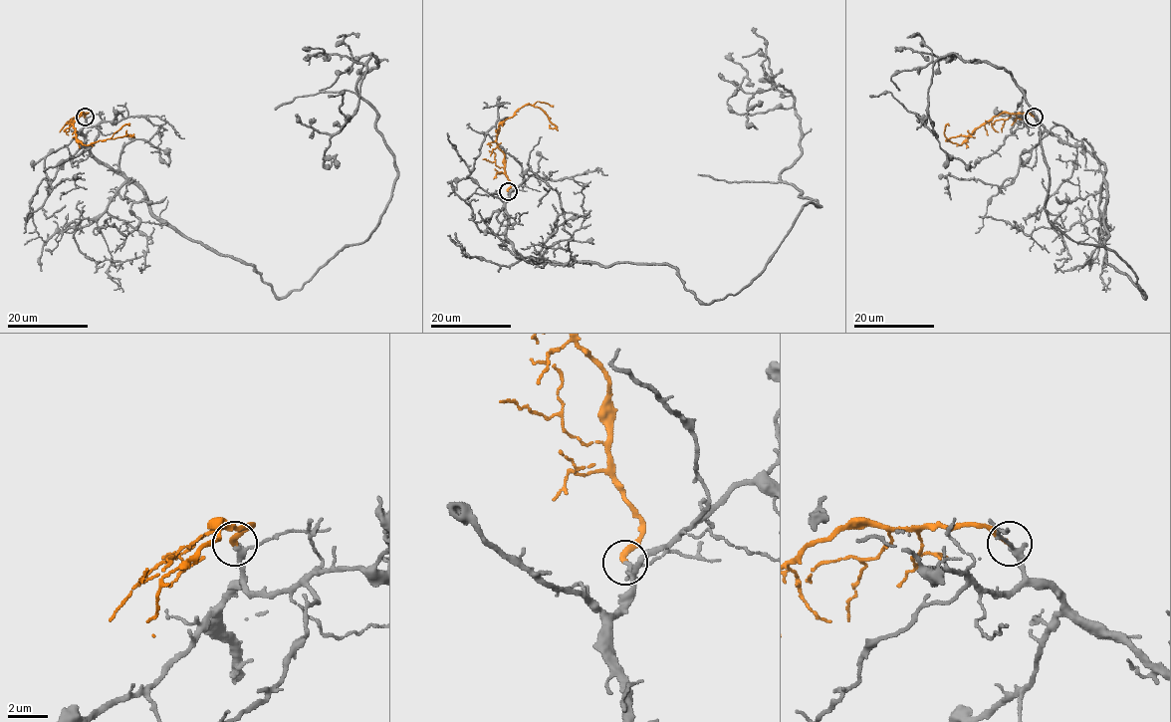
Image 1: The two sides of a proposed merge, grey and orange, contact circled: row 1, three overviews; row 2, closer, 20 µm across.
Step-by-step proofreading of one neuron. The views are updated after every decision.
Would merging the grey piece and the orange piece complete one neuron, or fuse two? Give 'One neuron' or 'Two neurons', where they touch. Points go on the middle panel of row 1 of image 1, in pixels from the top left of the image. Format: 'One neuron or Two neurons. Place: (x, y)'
One neuron. Place: (508, 191)

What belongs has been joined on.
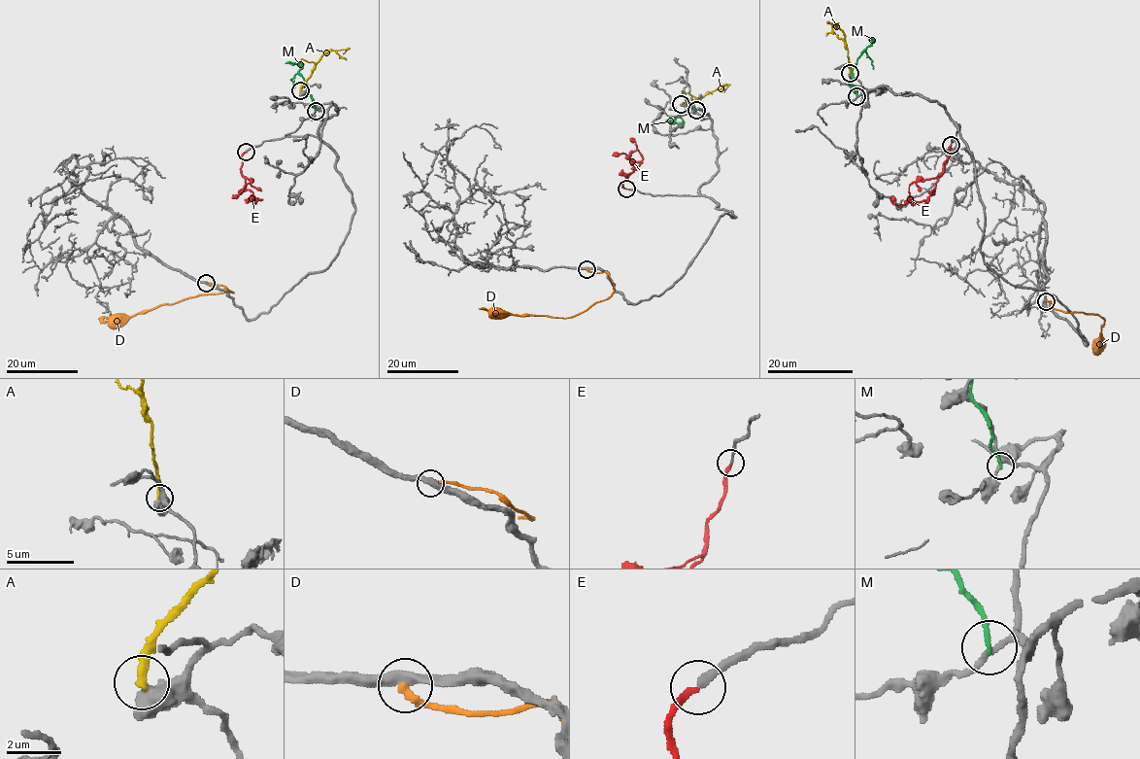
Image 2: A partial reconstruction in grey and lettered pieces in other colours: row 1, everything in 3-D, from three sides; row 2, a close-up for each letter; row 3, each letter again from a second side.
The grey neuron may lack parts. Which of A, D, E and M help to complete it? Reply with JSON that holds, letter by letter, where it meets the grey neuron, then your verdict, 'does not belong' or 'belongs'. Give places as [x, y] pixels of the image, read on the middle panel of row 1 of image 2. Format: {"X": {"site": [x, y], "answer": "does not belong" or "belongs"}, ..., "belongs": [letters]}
{"A": {"site": [681, 104], "answer": "does not belong"}, "D": {"site": [586, 269], "answer": "does not belong"}, "E": {"site": [626, 189], "answer": "belongs"}, "M": {"site": [696, 110], "answer": "does not belong"}, "belongs": ["E"]}

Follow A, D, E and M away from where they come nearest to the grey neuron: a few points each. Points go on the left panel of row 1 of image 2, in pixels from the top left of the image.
A: (301, 90), (301, 86), (319, 58), (328, 51), (348, 49), (343, 52)
D: (207, 283), (220, 284), (232, 293), (198, 294), (132, 316), (98, 318)
E: (245, 152), (241, 168), (245, 188), (261, 200), (255, 202), (251, 194)
M: (315, 110), (308, 86), (299, 72), (301, 65), (290, 64)

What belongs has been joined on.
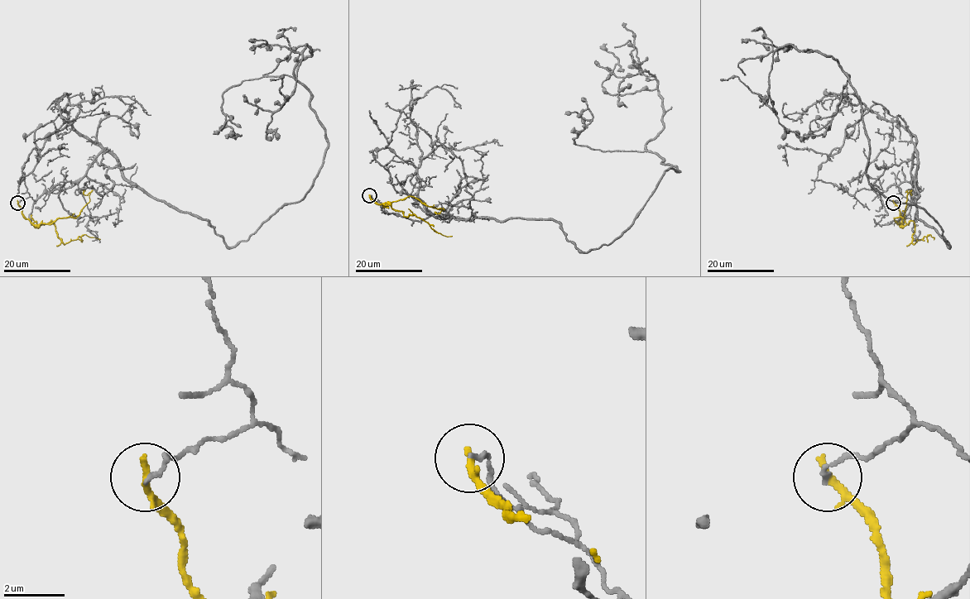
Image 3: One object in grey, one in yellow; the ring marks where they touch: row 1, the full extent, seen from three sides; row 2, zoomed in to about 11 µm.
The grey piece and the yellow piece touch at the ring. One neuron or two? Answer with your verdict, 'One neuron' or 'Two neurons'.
Two neurons

